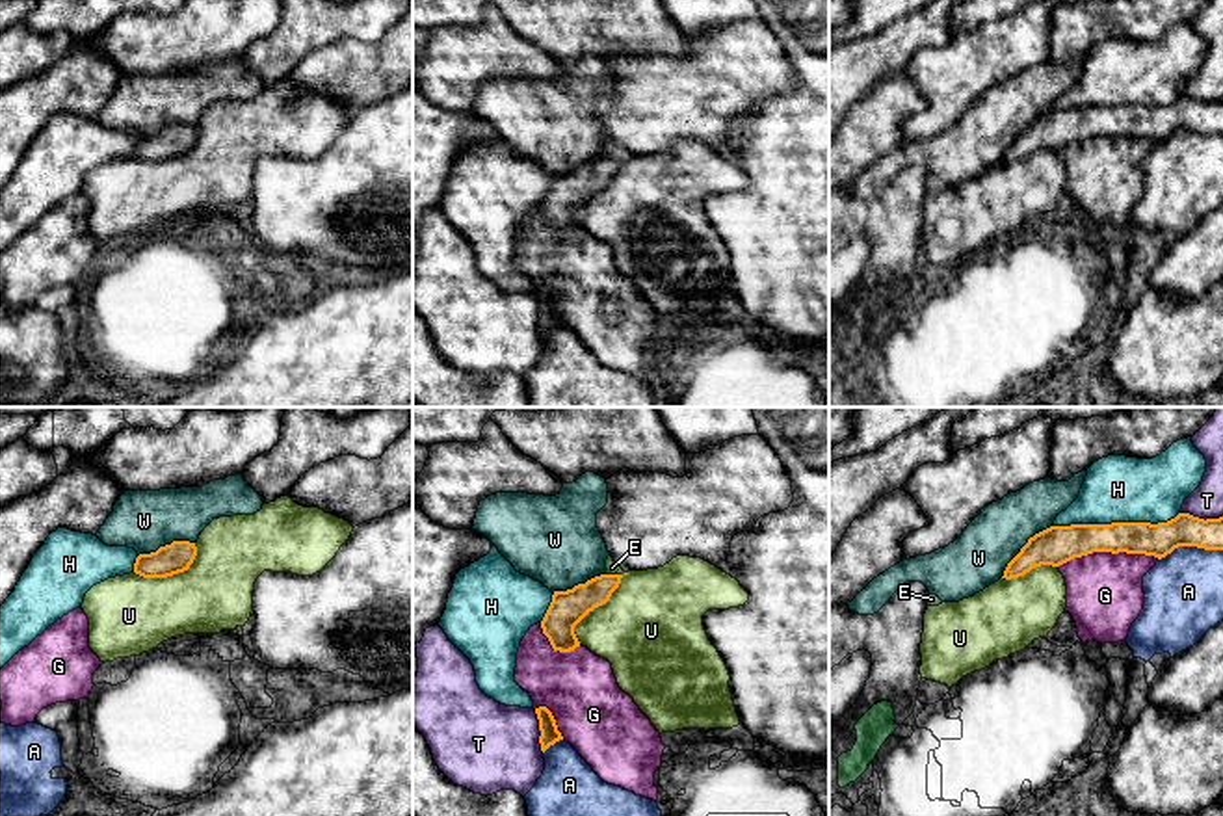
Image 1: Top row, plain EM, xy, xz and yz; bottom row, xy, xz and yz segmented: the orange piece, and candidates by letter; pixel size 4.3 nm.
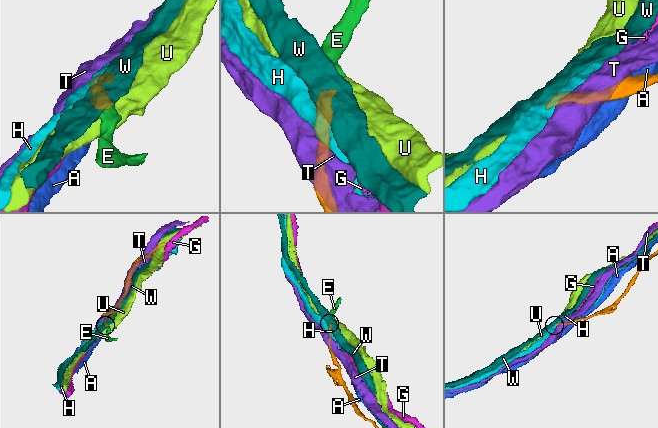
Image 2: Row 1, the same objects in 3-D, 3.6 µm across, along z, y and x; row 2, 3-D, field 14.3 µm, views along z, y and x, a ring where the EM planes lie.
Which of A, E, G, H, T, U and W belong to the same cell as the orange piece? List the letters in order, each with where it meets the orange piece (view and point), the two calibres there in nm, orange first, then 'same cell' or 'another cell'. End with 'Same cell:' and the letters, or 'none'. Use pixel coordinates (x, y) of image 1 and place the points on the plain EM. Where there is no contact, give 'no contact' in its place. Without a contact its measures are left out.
A: contact yz (1190, 129); calibres 140 and 340 nm; another cell
E: contact xz (612, 158); calibres 160 and 60 nm; same cell
G: contact yz (1108, 134); calibres 170 and 340 nm; another cell
H: contact yz (1116, 106); calibres 160 and 280 nm; another cell
T: contact xz (539, 313); calibres 80 and 380 nm; another cell
U: contact xy (171, 158); calibres 130 and 340 nm; another cell
W: contact yz (1023, 131); calibres 170 and 260 nm; another cell
Same cell: E

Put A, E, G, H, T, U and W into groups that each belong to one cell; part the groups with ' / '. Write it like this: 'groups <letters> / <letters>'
groups A / E / G / H / T / U / W

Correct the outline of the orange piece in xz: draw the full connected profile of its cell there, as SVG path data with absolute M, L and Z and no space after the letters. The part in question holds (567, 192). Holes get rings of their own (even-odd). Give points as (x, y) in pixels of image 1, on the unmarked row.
M612 139L606 143L606 156L578 167L567 175L554 175L552 186L541 204L543 217L554 234L571 236L580 230L574 210L595 191L606 188L619 171L623 158Z

